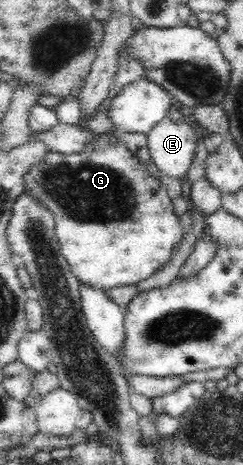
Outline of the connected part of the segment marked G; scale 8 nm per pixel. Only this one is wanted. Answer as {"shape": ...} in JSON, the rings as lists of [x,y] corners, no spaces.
{"shape":[[[97,134],[97,140],[99,140],[97,141],[97,145],[93,145],[93,147],[89,145],[81,153],[63,155],[57,152],[51,152],[49,155],[46,155],[46,158],[42,162],[30,167],[30,170],[24,177],[24,191],[29,191],[29,194],[33,194],[37,200],[41,200],[43,206],[53,212],[56,236],[62,249],[61,253],[67,260],[70,270],[77,276],[80,283],[94,285],[99,289],[110,290],[117,286],[136,285],[137,282],[151,277],[157,270],[160,270],[171,259],[171,256],[177,249],[179,249],[184,231],[179,218],[175,215],[172,200],[166,186],[161,181],[149,175],[149,172],[145,170],[145,166],[141,166],[137,157],[115,136]]]}

